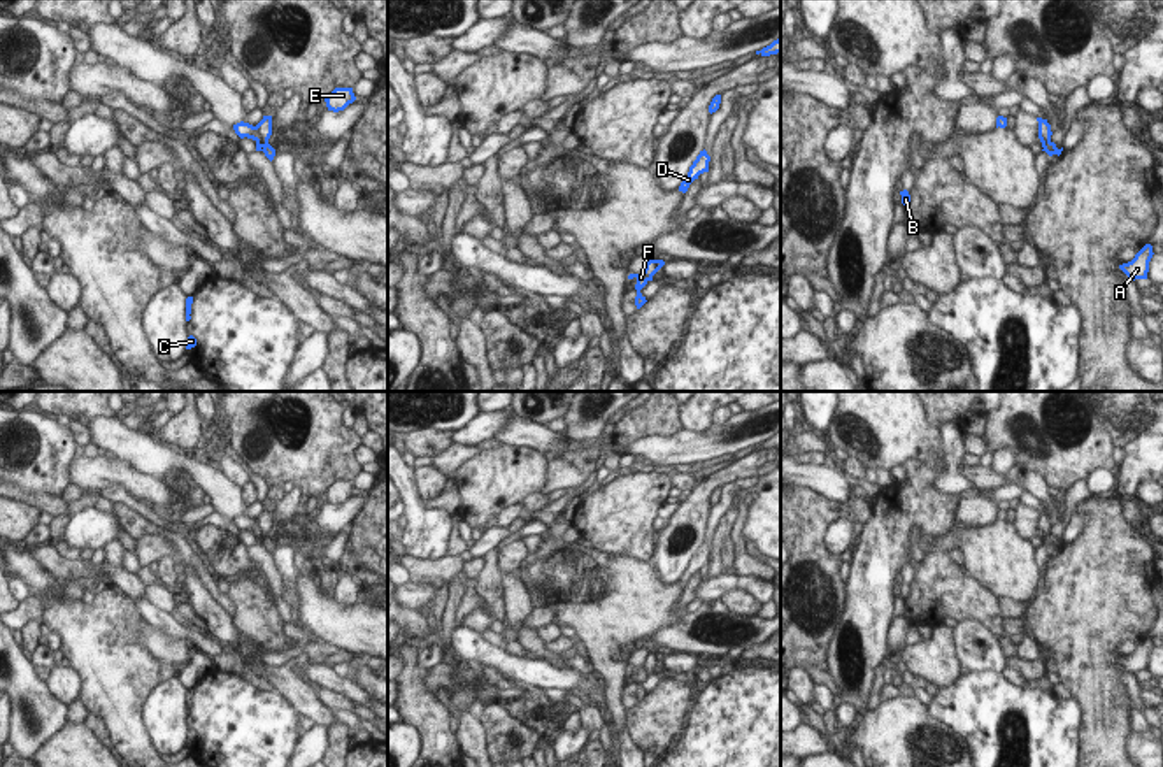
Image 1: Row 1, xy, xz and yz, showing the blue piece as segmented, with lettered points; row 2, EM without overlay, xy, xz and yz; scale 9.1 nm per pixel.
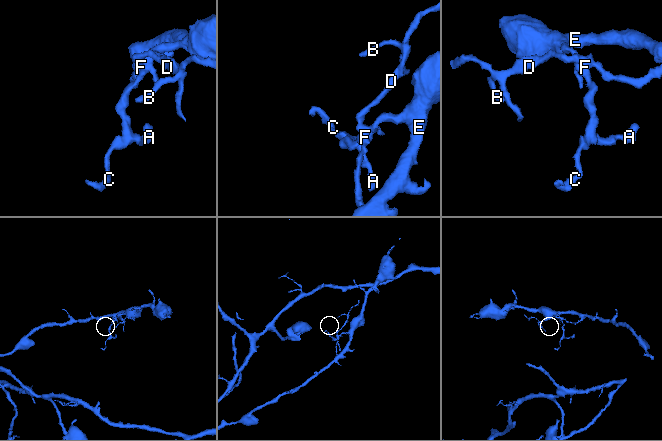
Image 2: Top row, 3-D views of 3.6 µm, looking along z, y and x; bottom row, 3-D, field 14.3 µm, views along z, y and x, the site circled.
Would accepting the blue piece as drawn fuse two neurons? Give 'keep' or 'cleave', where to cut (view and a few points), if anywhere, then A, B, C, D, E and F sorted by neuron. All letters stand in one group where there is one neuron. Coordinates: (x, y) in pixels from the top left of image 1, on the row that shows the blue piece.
cleave; cut in xy along (255, 127), (255, 137), (262, 146); A B C D F / E

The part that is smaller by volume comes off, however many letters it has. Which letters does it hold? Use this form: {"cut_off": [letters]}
{"cut_off": ["A", "B", "C", "D", "F"]}

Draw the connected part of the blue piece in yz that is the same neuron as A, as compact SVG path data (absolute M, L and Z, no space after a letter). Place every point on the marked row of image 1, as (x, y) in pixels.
M1145 244L1131 262L1119 265L1119 269L1128 276L1128 279L1147 279L1149 262L1152 258L1152 246Z

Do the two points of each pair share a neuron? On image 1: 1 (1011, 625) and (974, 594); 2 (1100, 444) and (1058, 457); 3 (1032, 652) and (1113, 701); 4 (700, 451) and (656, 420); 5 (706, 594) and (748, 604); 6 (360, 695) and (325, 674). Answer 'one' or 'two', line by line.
1: two
2: one
3: two
4: two
5: two
6: one

